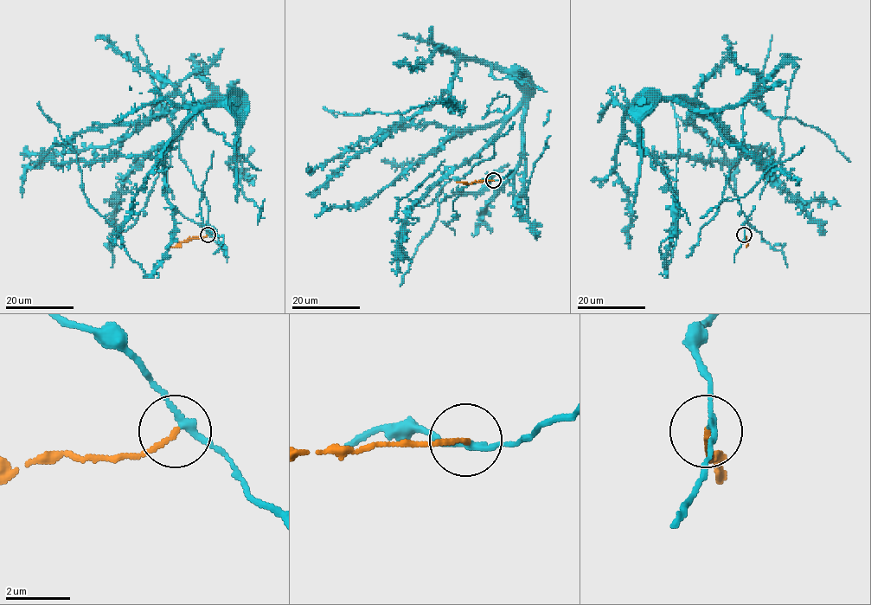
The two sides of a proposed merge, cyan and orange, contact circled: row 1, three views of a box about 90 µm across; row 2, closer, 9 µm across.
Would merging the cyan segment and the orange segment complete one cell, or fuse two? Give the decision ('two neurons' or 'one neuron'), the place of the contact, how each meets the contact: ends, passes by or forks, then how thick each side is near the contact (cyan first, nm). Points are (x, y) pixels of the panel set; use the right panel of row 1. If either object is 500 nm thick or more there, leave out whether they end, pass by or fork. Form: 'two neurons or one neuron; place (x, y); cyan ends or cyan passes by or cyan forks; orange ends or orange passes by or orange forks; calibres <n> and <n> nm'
two neurons; place (744, 234); cyan passes by; orange ends; calibres 180 and 140 nm

